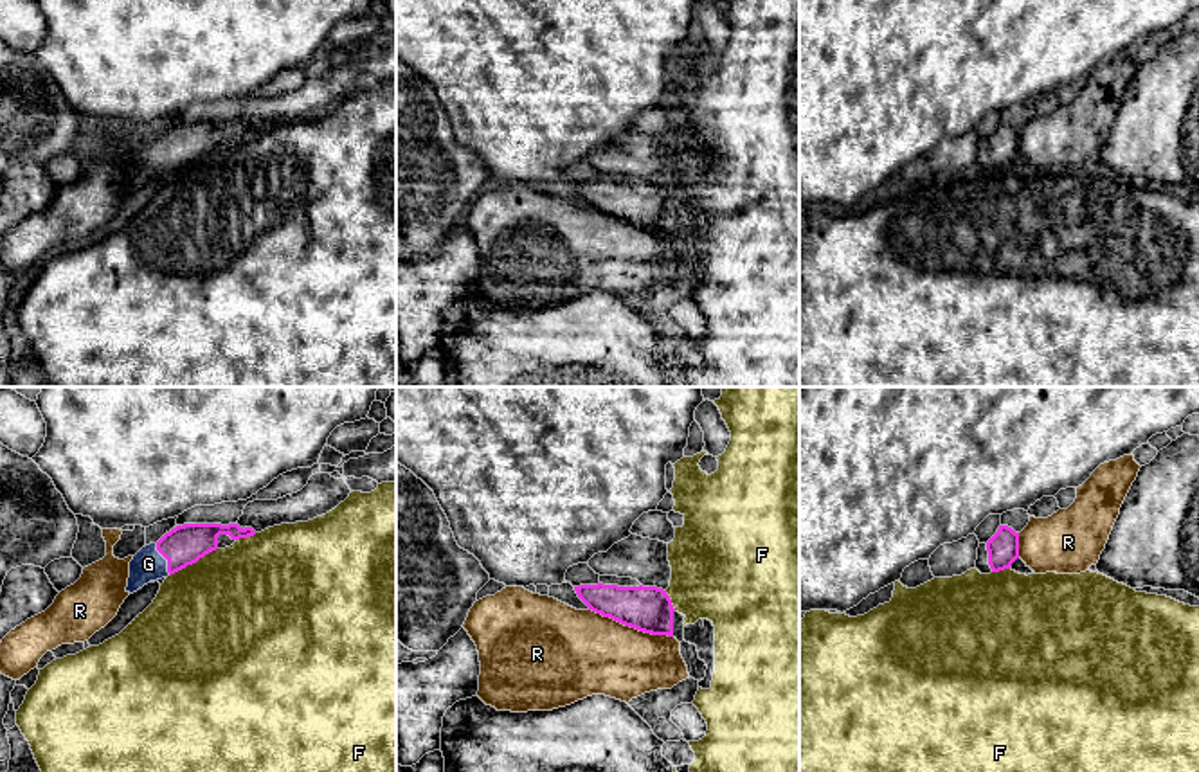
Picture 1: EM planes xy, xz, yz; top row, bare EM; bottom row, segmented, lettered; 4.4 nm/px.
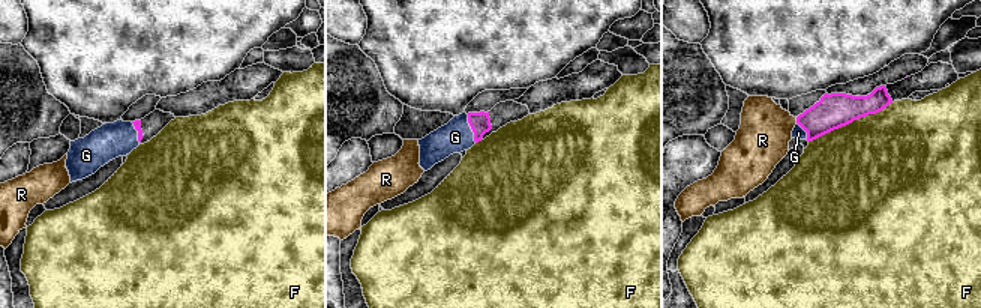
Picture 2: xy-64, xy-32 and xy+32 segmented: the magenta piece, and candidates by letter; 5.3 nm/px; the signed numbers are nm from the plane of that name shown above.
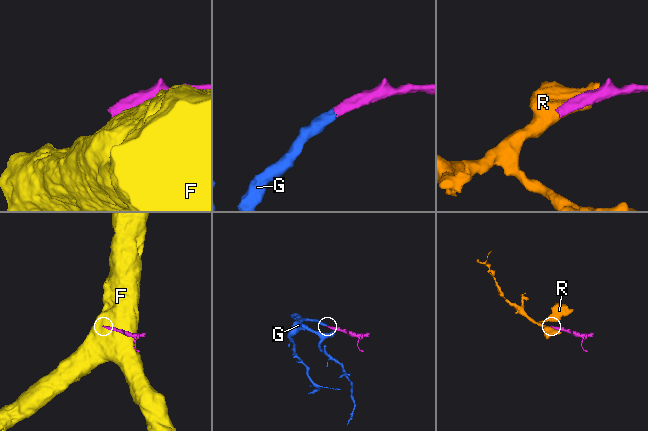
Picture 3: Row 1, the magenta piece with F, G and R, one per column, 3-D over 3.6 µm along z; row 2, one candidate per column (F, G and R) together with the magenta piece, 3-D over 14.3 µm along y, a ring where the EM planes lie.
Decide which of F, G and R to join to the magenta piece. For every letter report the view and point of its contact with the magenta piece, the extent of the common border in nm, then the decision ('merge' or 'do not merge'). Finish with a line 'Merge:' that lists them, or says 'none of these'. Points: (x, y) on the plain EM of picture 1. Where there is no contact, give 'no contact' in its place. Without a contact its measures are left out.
F: contact xy (193, 159); length 260 nm; do not merge
G: contact xy (166, 155); length 160 nm; merge
R: contact xz (631, 224); length 400 nm; do not merge
Merge: G

